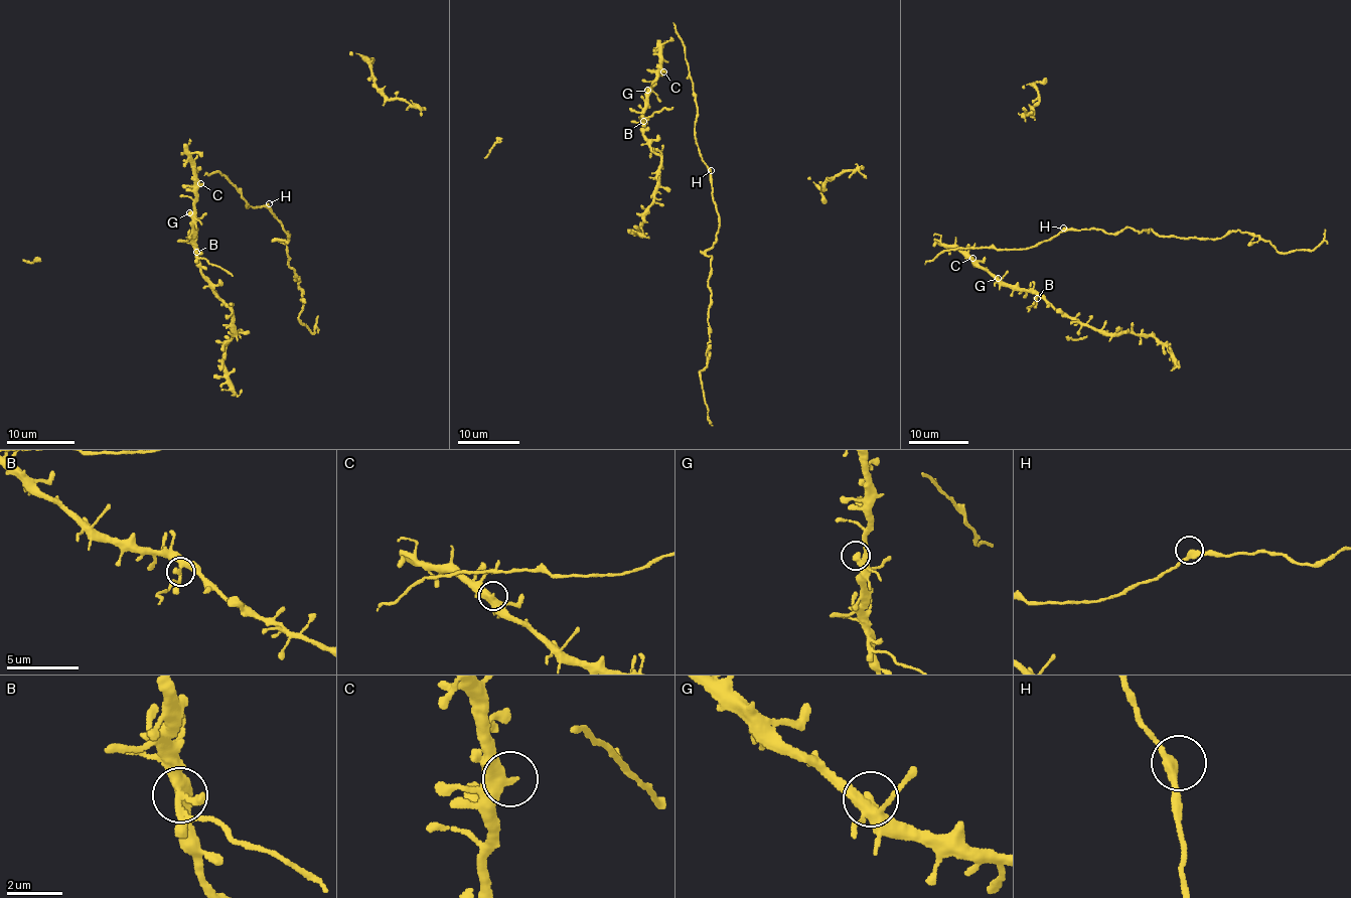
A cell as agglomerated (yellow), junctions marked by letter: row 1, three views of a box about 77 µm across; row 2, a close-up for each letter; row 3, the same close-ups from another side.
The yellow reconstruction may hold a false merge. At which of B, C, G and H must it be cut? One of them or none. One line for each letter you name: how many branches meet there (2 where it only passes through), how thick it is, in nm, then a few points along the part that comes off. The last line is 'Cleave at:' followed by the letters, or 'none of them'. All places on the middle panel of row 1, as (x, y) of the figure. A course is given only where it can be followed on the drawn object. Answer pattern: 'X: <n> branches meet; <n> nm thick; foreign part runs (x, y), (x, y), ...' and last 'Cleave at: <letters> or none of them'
B: 4 branches meet; 300 nm thick; foreign part runs (643, 120), (673, 107)
Cleave at: B

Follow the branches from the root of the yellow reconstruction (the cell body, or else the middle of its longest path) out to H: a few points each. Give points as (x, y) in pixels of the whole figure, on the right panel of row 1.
H: (985, 248), (1031, 248), (1058, 236), (1063, 228)

